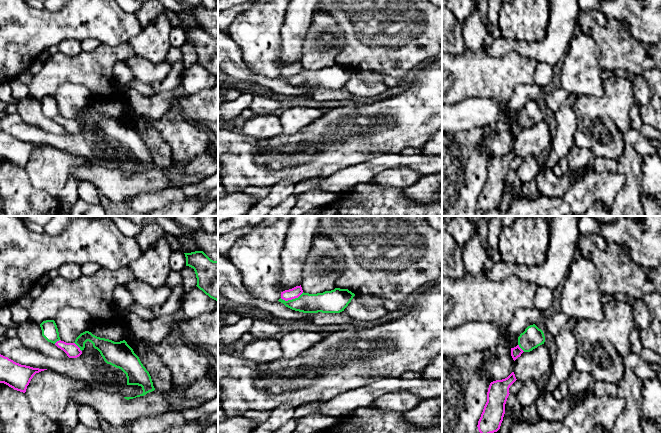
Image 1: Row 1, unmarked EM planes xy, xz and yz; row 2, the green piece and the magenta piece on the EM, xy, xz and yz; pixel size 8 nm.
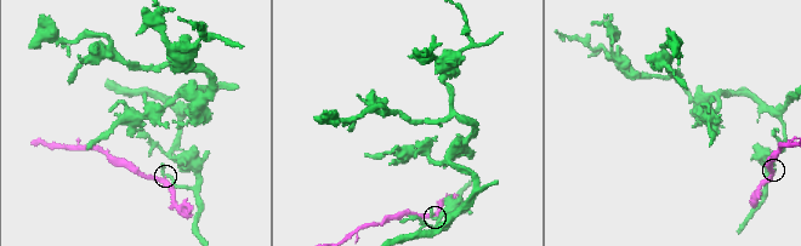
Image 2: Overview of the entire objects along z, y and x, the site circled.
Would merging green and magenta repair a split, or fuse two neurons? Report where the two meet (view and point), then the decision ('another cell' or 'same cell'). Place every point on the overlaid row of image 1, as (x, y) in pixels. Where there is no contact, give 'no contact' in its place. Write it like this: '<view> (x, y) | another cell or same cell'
xz (292, 299) | another cell

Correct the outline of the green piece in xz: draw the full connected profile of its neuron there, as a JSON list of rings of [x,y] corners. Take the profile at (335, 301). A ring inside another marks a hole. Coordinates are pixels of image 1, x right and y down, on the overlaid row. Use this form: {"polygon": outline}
{"polygon": [[[335,288],[323,293],[302,293],[298,298],[285,301],[279,299],[286,307],[303,313],[340,313],[351,302],[354,293],[348,289]]]}

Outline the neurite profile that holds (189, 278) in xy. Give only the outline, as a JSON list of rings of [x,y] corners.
[[[185,266],[183,270],[181,271],[182,274],[182,279],[183,279],[183,287],[184,287],[184,294],[183,294],[183,299],[185,297],[185,294],[195,287],[197,285],[197,278],[196,274],[193,268],[189,266]]]

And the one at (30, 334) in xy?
[[[26,321],[18,326],[17,338],[27,348],[37,350],[38,352],[55,359],[67,359],[67,354],[58,348],[55,344],[48,342],[42,336],[42,330],[39,324]]]

